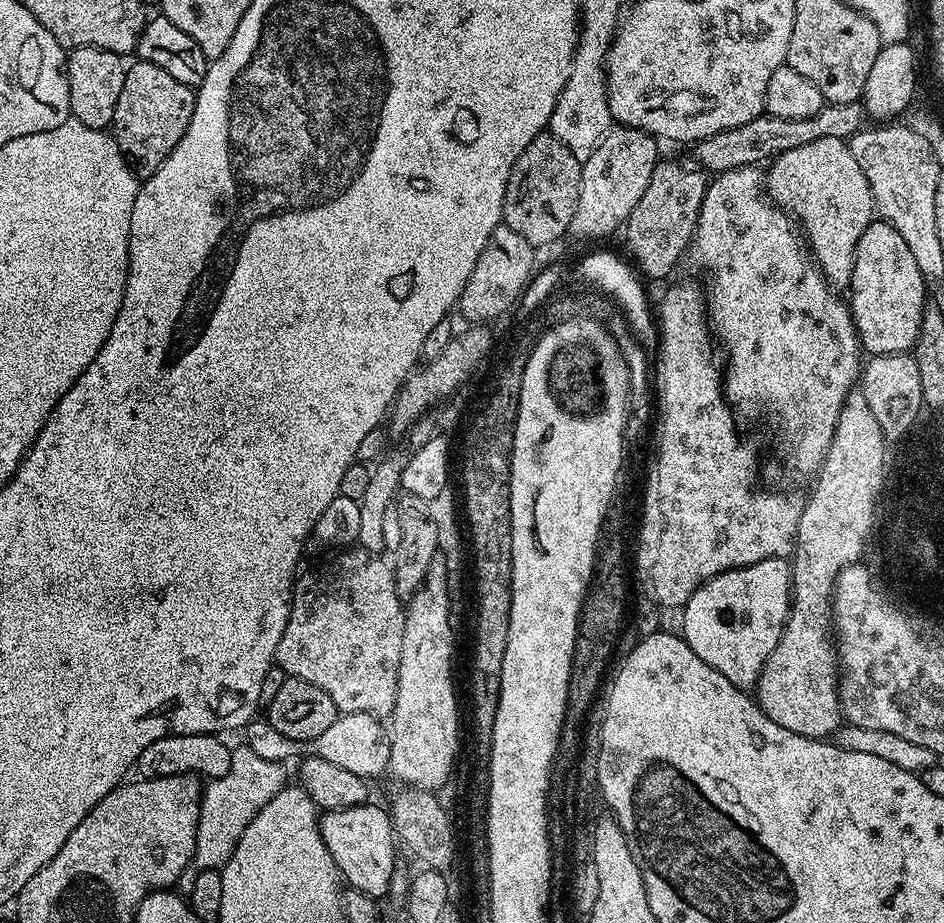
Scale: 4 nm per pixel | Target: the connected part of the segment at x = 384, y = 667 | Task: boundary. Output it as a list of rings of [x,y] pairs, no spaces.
[[[356,546],[351,550],[340,550],[331,557],[329,564],[324,564],[321,568],[316,568],[313,572],[308,572],[295,581],[292,590],[292,605],[290,606],[290,618],[286,622],[286,630],[282,630],[282,638],[278,642],[276,651],[275,667],[284,671],[285,677],[293,680],[305,680],[318,690],[326,690],[330,698],[334,698],[334,706],[337,713],[347,714],[349,712],[361,712],[370,714],[377,718],[391,717],[396,705],[396,695],[398,694],[398,666],[402,658],[402,634],[404,633],[405,605],[396,589],[396,574],[391,563],[388,564],[379,555],[365,552],[363,548]]]

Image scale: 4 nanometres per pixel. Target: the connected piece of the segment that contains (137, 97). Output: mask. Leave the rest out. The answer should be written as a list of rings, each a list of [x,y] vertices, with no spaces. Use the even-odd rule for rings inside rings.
[[[137,59],[136,64],[129,63],[126,68],[126,82],[122,82],[122,94],[118,94],[118,106],[114,106],[114,118],[110,125],[111,135],[116,137],[116,144],[128,166],[137,178],[152,176],[166,162],[166,158],[178,146],[182,134],[190,126],[190,118],[194,114],[196,105],[196,92],[188,88],[178,78],[170,78],[162,66],[154,66],[150,62]]]

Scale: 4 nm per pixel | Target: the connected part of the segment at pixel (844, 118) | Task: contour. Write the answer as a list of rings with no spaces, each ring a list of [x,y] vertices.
[[[825,103],[818,114],[810,118],[778,118],[761,114],[750,118],[742,126],[734,126],[725,132],[706,137],[695,145],[695,163],[709,174],[729,172],[735,168],[764,166],[786,154],[786,150],[795,150],[798,146],[807,146],[809,142],[818,142],[818,138],[838,138],[847,141],[865,127],[866,113],[863,103],[830,104]]]

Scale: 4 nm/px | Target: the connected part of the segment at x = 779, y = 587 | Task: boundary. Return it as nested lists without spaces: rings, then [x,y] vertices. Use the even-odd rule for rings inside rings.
[[[787,559],[763,560],[710,578],[682,605],[684,641],[718,674],[741,690],[755,689],[762,668],[788,625],[792,570]]]

